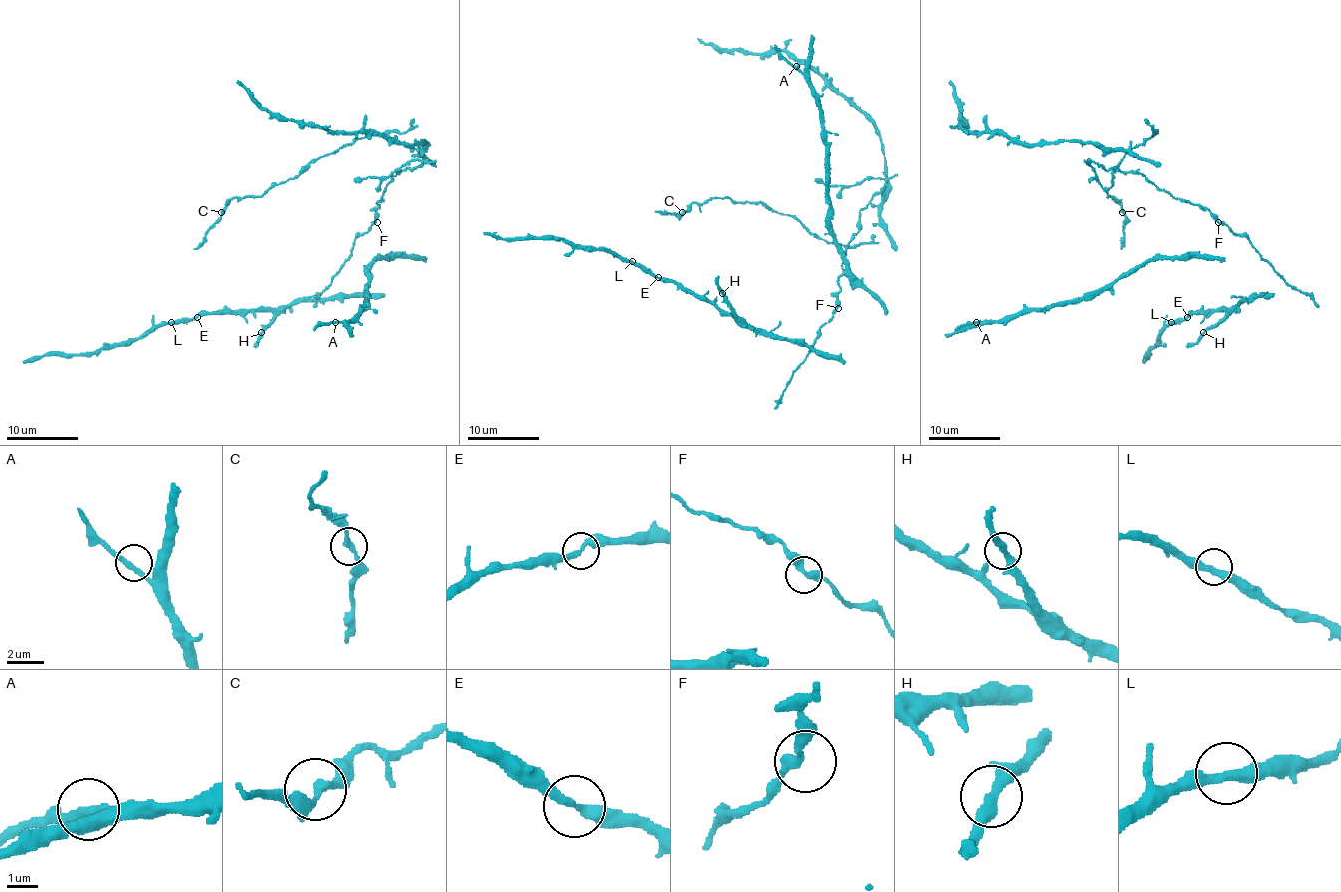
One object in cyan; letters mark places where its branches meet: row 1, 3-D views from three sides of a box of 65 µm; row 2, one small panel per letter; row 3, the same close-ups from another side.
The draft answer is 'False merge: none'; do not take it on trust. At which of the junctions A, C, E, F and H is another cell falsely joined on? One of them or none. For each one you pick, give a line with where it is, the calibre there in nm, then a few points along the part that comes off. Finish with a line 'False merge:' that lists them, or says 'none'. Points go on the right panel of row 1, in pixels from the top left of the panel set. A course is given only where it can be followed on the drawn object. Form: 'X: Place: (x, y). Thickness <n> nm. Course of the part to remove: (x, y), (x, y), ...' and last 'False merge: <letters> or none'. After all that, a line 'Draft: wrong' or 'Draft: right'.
False merge: none
Draft: right

